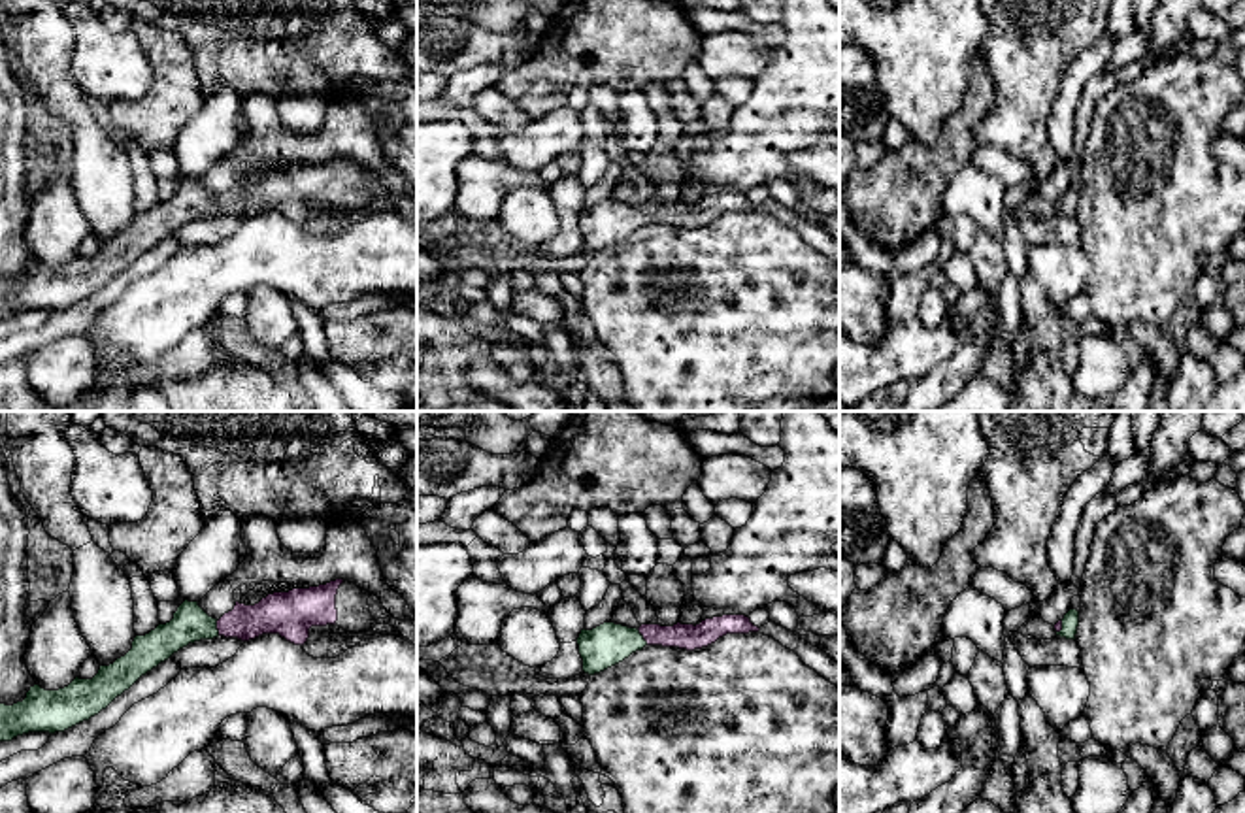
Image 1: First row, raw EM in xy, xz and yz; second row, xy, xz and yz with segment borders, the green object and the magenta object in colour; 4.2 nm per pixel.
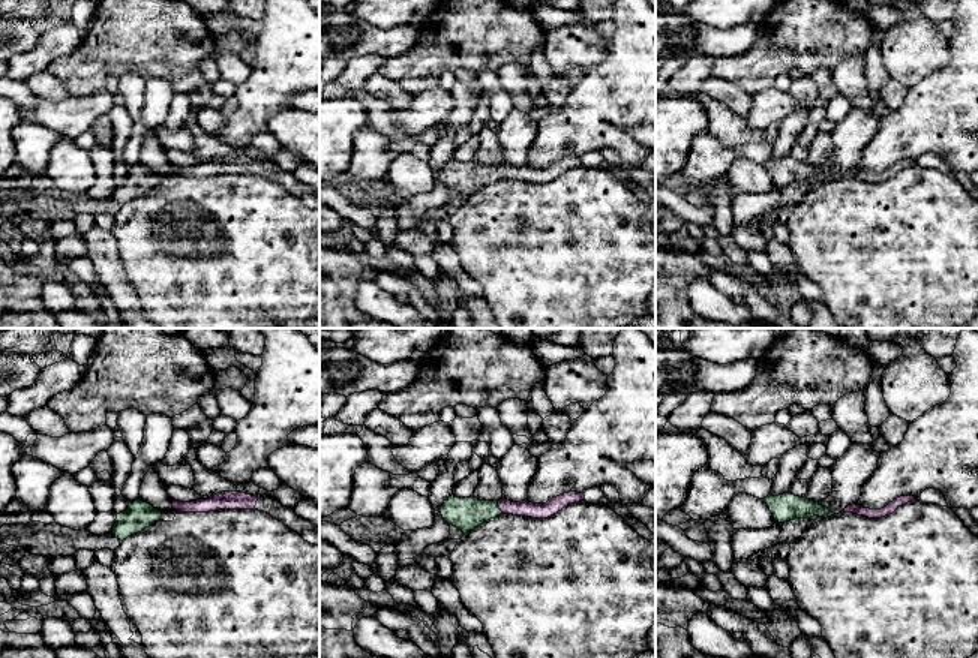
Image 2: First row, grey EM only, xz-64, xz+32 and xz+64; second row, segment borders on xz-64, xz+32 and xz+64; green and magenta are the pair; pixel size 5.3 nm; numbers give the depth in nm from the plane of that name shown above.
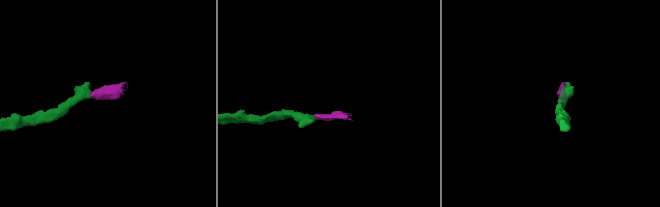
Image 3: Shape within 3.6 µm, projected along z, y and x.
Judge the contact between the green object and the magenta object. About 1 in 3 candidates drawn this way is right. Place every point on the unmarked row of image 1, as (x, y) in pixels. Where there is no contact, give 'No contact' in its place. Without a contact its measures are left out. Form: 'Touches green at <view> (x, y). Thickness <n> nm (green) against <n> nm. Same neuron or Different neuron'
Touches green at xz (642, 214). Thickness 180 nm (green) against 110 nm. Same neuron

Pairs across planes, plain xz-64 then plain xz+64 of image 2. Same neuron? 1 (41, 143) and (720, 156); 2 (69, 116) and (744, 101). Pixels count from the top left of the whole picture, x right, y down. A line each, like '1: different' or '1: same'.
1: same
2: different

